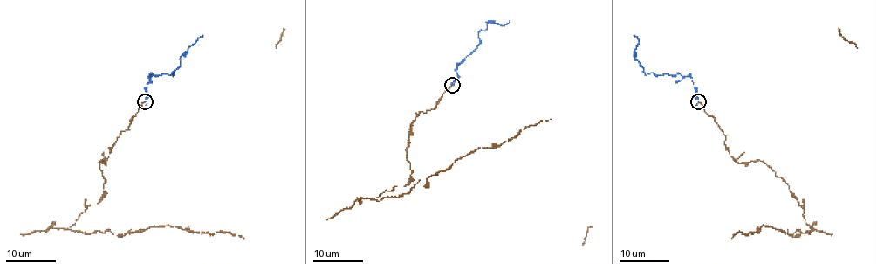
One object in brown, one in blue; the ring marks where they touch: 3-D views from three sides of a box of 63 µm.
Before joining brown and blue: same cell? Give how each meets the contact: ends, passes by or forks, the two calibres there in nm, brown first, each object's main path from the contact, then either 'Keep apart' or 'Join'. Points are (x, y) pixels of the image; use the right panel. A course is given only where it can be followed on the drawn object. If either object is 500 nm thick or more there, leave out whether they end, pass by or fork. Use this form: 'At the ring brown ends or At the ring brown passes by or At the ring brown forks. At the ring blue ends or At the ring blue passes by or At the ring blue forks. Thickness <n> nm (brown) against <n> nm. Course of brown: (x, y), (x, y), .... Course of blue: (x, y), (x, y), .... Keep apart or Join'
At the ring brown ends. At the ring blue passes by. Thickness 170 nm (brown) against 150 nm. Course of brown: (698, 101), (722, 131), (736, 162), (763, 161), (772, 170), (813, 231), (789, 235), (763, 225), (731, 238). Course of blue: (698, 101), (697, 90), (689, 76), (645, 73), (634, 58), (639, 38), (633, 35). Join

